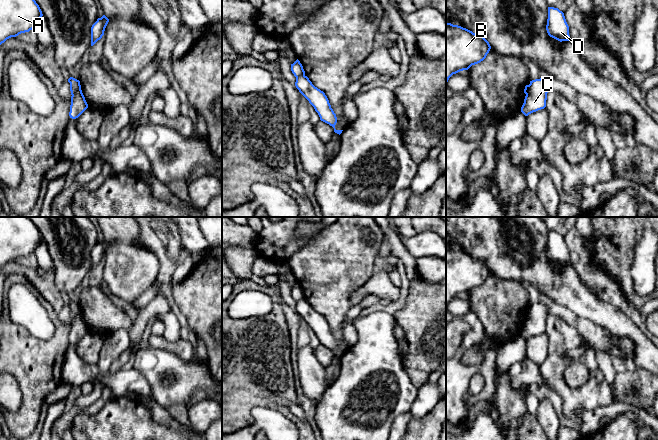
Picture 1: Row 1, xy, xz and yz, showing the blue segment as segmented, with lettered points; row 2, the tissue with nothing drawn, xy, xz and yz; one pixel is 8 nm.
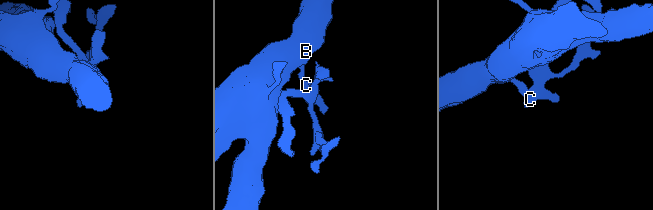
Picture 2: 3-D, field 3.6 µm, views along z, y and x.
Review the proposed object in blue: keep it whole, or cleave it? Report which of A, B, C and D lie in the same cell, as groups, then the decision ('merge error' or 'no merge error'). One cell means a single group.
A B / C D | merge error

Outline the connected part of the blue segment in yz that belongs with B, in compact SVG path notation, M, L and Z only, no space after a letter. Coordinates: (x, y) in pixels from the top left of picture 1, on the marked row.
M446 23L446 85L453 74L483 61L490 49L489 42L483 36Z

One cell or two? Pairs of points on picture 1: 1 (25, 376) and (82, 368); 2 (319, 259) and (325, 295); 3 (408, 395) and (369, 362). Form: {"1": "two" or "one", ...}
{"1": "two", "2": "one", "3": "one"}

